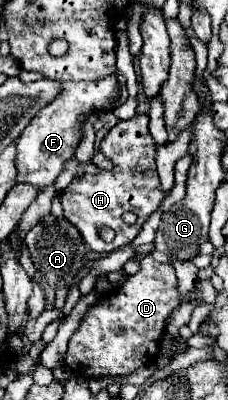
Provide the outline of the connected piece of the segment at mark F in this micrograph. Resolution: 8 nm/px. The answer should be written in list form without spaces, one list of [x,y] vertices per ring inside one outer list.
[[[114,75],[100,79],[100,83],[64,81],[62,93],[50,105],[38,111],[38,115],[26,125],[26,129],[16,139],[16,183],[30,183],[34,187],[52,185],[82,139],[82,115],[88,115],[90,111],[110,109],[116,91],[118,81]]]

